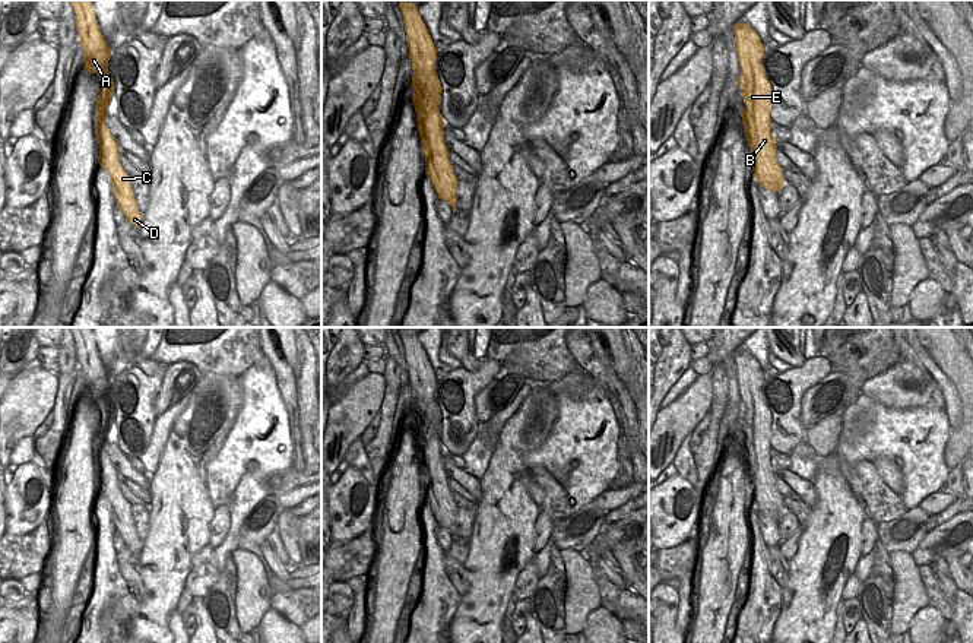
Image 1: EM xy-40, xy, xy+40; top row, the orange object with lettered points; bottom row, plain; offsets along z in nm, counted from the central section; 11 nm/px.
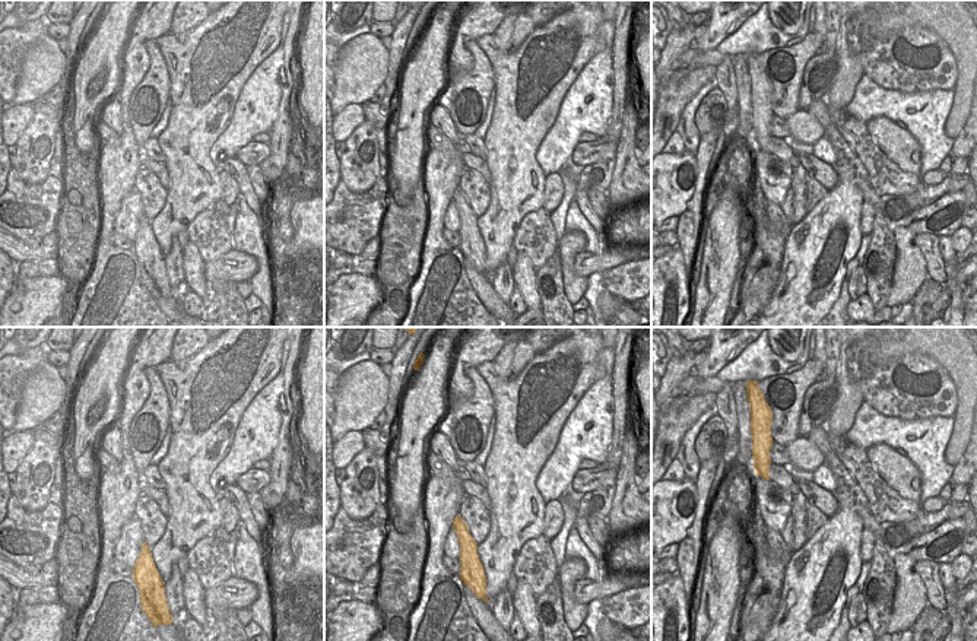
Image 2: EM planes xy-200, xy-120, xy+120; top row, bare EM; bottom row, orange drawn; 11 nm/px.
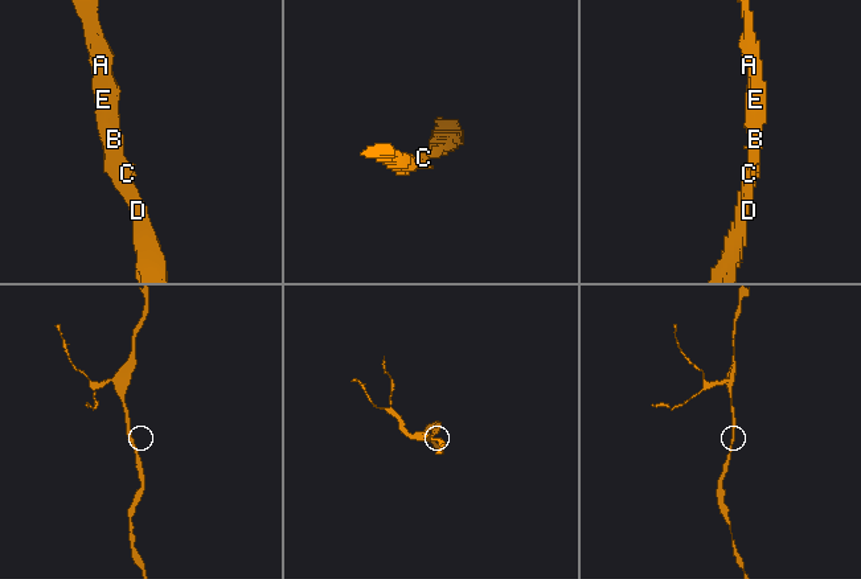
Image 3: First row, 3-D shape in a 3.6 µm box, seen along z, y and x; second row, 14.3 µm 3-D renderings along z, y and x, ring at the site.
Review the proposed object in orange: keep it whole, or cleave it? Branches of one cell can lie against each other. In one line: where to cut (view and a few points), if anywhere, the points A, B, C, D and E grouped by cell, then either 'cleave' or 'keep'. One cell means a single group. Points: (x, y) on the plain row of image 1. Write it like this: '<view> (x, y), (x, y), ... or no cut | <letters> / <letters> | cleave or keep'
no cut | A B C D E | keep

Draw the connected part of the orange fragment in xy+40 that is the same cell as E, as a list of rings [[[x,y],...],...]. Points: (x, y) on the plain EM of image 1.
[[[735,351],[733,361],[741,395],[739,415],[745,430],[741,443],[752,485],[752,507],[780,522],[785,504],[776,488],[776,465],[771,459],[771,412],[761,392],[766,376],[748,351]]]

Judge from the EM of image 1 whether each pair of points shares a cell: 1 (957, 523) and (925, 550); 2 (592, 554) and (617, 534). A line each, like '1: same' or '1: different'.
1: same
2: same

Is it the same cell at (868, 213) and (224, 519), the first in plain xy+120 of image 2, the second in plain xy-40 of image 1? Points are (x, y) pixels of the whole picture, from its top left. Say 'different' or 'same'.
same

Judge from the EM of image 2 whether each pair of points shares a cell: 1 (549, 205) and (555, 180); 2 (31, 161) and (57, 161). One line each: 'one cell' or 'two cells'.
1: one cell
2: two cells

